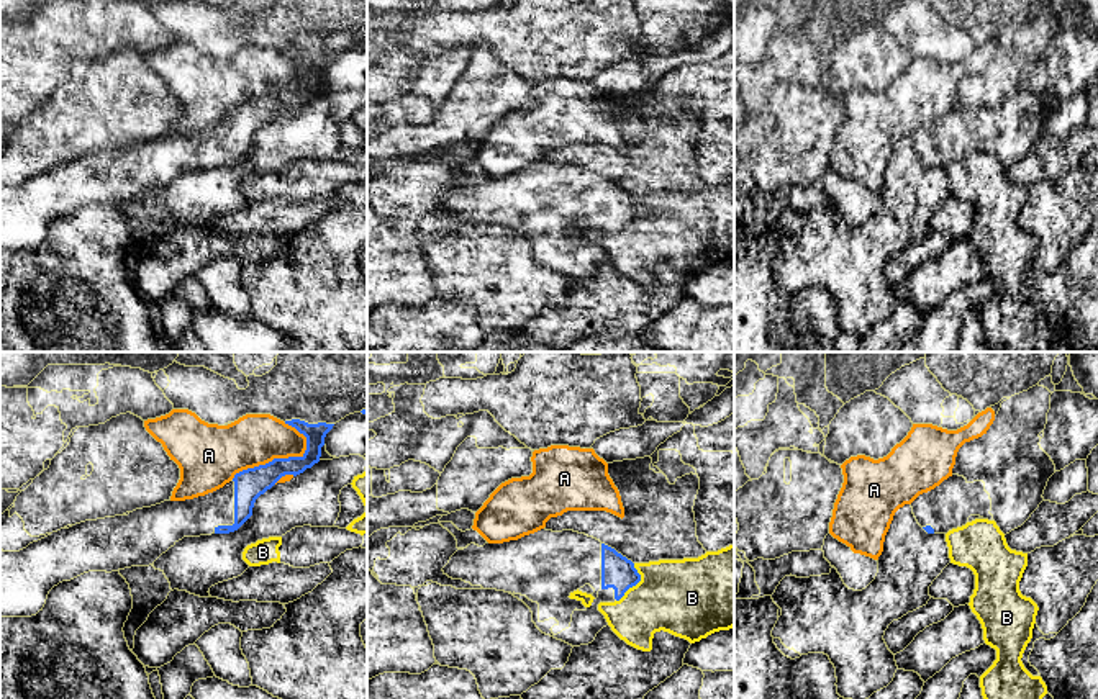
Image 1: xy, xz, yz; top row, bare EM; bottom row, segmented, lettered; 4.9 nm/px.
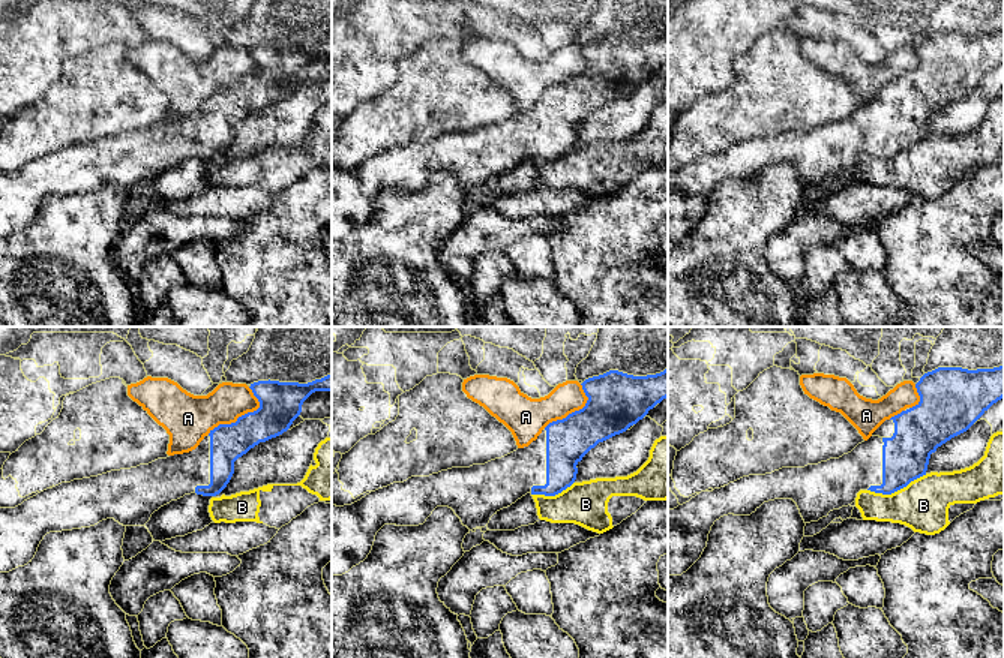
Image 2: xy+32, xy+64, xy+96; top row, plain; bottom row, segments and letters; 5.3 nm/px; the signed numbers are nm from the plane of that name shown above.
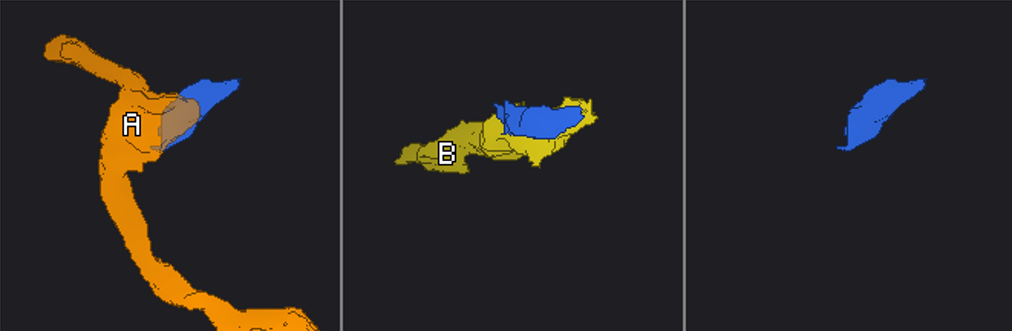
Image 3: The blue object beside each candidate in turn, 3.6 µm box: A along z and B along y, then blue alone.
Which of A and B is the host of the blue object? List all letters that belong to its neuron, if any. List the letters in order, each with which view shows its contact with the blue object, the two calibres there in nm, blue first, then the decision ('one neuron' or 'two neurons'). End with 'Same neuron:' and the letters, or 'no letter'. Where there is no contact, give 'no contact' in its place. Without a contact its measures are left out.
A: contact in xy; calibres 150 and 260 nm; two neurons
B: contact in xz; calibres 160 and 380 nm; two neurons
Same neuron: no letter

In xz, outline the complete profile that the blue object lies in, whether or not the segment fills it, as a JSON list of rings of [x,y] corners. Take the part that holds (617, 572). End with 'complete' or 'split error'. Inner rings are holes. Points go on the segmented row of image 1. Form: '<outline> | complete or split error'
[[[541,529],[518,540],[503,543],[485,543],[479,547],[470,543],[457,550],[442,568],[452,579],[462,579],[483,589],[497,589],[526,596],[539,604],[539,622],[556,619],[559,624],[551,630],[554,635],[570,627],[574,611],[587,611],[582,601],[569,596],[590,584],[598,598],[600,589],[615,589],[615,599],[619,601],[624,593],[641,581],[634,563],[600,540],[574,530],[552,532]]] | split error

